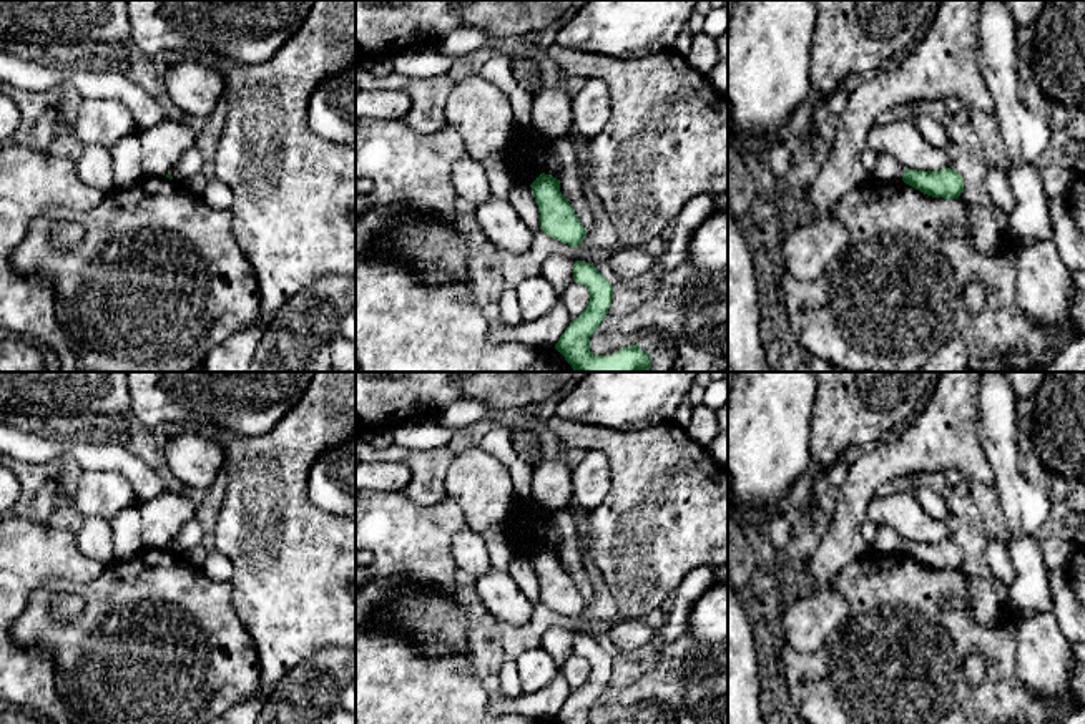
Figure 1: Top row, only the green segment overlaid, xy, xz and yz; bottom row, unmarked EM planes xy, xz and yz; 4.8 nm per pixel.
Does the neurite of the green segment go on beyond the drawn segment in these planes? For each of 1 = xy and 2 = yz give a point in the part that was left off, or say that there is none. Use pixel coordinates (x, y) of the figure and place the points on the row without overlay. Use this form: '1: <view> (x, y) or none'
1: none
2: none

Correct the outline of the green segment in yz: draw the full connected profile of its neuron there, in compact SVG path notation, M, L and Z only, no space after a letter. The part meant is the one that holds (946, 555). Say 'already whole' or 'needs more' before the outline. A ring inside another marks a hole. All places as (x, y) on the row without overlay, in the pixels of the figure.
already whole; M906 540L902 553L932 570L957 571L964 565L962 548L950 540L940 543Z

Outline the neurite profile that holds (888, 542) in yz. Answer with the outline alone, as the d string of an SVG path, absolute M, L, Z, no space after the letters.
M881 525L877 526L877 536L871 543L869 550L881 555L899 555L902 553L904 538L892 526Z

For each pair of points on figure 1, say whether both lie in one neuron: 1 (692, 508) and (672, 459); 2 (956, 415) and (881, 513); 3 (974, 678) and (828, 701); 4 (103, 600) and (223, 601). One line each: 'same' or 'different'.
1: same
2: different
3: different
4: same

